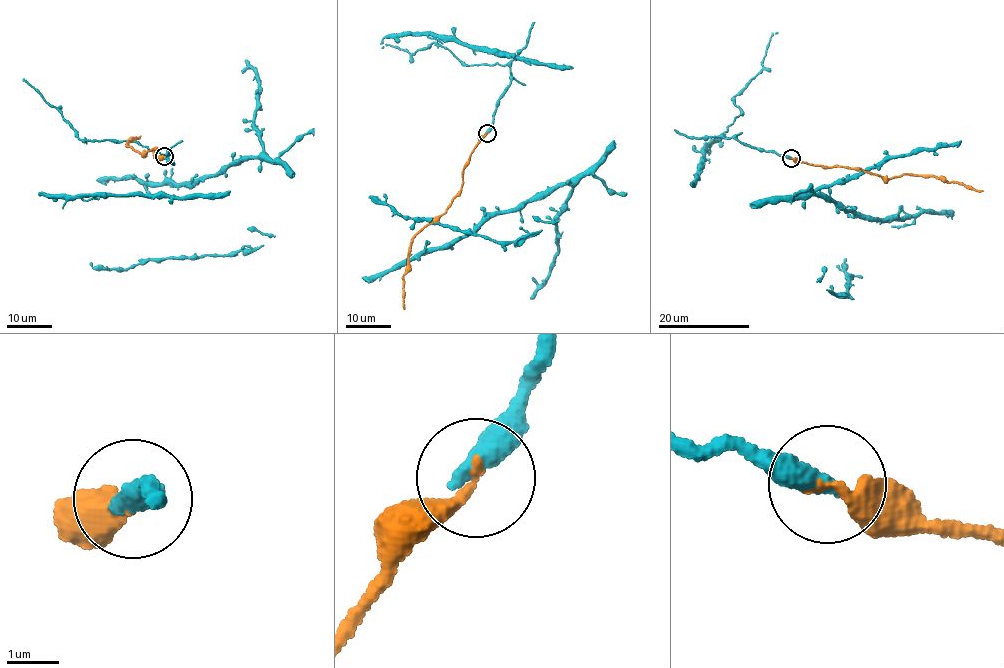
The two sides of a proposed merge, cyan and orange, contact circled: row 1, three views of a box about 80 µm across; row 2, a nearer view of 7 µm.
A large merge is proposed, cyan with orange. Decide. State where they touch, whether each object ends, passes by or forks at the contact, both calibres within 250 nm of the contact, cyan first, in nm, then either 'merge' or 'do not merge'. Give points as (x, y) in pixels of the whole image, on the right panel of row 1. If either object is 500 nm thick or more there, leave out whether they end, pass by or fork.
at (791, 158); cyan ends there; orange ends there; 460 nm thick on the cyan side, 300 nm on the other; merge

